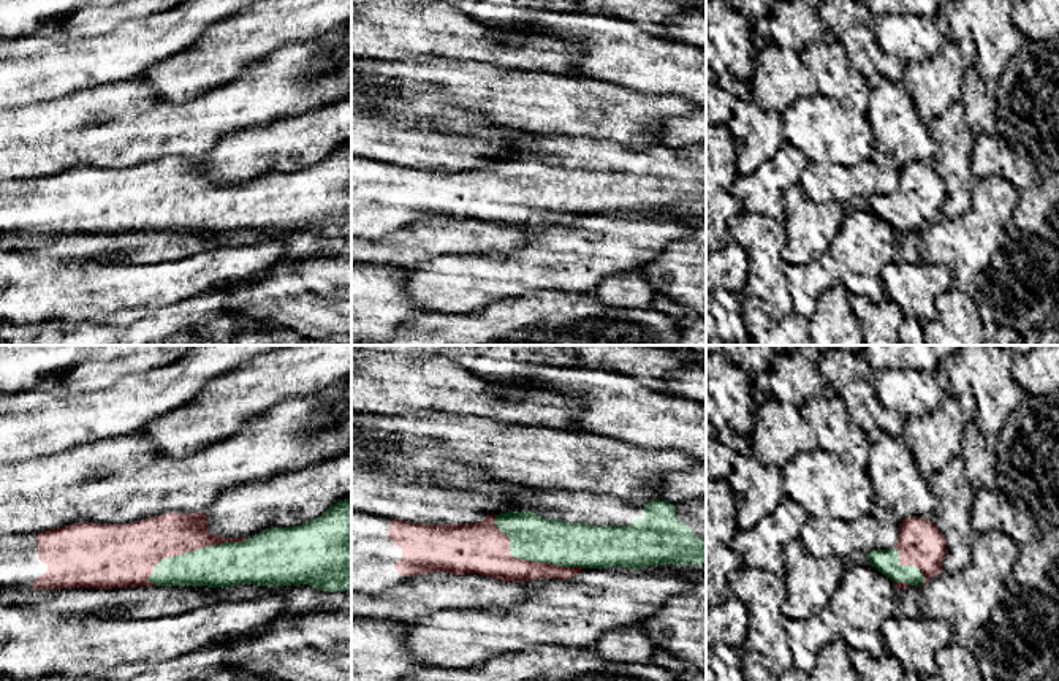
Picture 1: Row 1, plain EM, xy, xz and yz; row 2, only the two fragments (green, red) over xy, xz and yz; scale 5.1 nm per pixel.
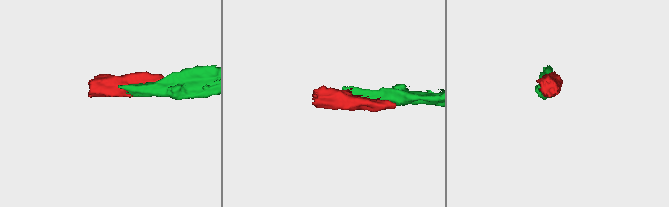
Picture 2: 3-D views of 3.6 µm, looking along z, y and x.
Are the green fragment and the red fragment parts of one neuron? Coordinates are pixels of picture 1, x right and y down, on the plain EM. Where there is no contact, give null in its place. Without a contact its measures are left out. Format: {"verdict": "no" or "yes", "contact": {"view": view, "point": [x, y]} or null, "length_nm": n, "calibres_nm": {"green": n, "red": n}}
{"verdict": "yes", "contact": {"view": "xy", "point": [197, 195]}, "length_nm": 550, "calibres_nm": {"green": 220, "red": 220}}

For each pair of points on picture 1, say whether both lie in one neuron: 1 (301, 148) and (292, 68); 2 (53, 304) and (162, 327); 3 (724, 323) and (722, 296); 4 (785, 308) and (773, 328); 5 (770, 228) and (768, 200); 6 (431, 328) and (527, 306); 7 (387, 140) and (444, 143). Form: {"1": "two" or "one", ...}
{"1": "two", "2": "two", "3": "one", "4": "two", "5": "two", "6": "one", "7": "one"}

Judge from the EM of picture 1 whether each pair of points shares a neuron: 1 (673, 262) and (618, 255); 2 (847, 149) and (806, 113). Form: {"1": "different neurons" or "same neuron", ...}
{"1": "different neurons", "2": "same neuron"}

